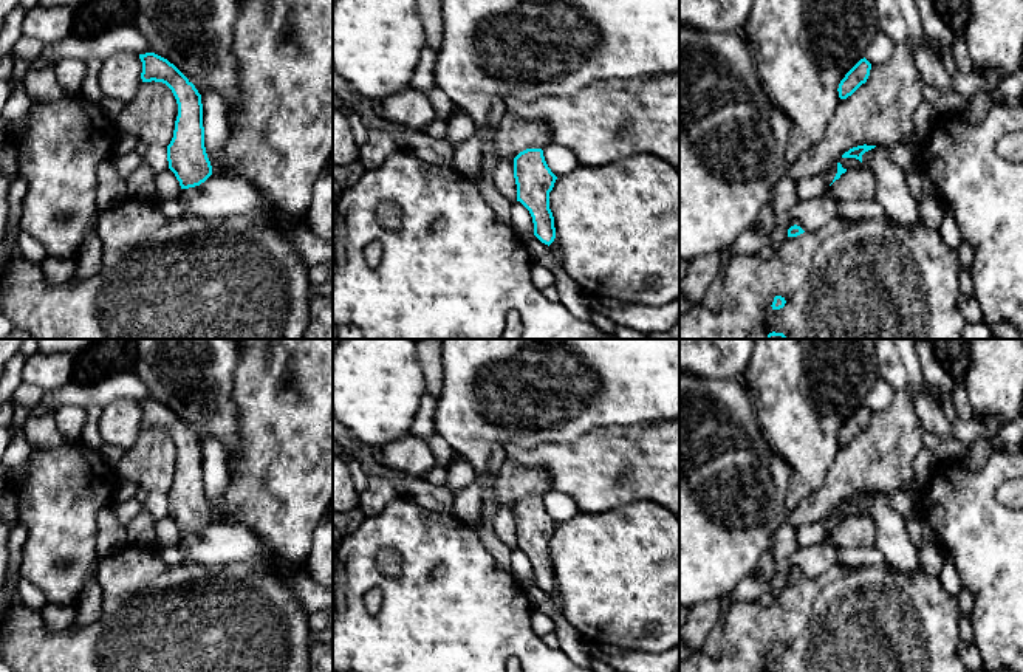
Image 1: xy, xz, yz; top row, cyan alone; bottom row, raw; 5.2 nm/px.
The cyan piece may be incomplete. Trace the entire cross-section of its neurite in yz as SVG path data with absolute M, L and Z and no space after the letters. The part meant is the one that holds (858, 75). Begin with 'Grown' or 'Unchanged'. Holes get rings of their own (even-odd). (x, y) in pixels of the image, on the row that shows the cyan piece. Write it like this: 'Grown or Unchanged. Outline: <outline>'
Unchanged. Outline: M864 57L860 59L840 81L839 98L847 99L851 96L862 84L867 82L870 76L871 63Z

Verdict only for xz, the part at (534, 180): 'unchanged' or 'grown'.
unchanged

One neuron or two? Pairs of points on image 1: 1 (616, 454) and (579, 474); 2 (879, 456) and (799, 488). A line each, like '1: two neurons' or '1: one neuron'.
1: one neuron
2: two neurons

